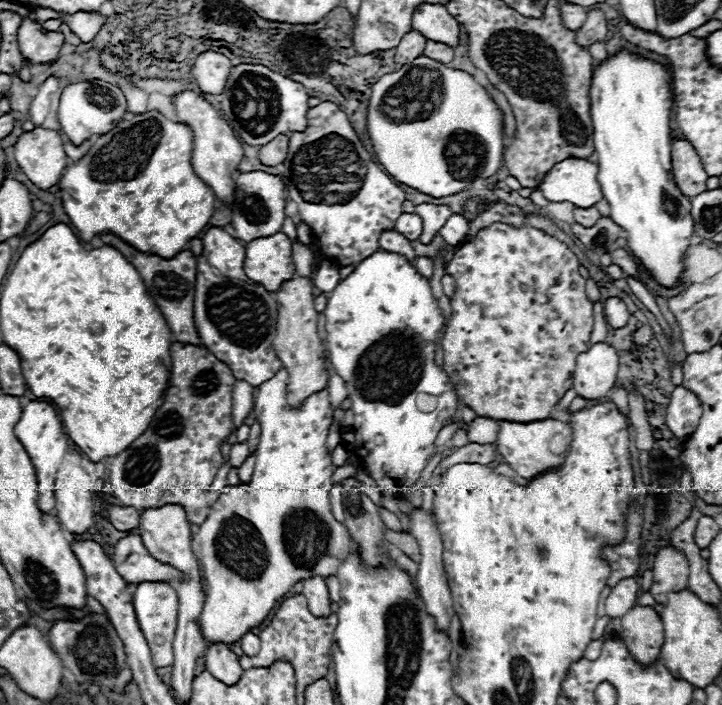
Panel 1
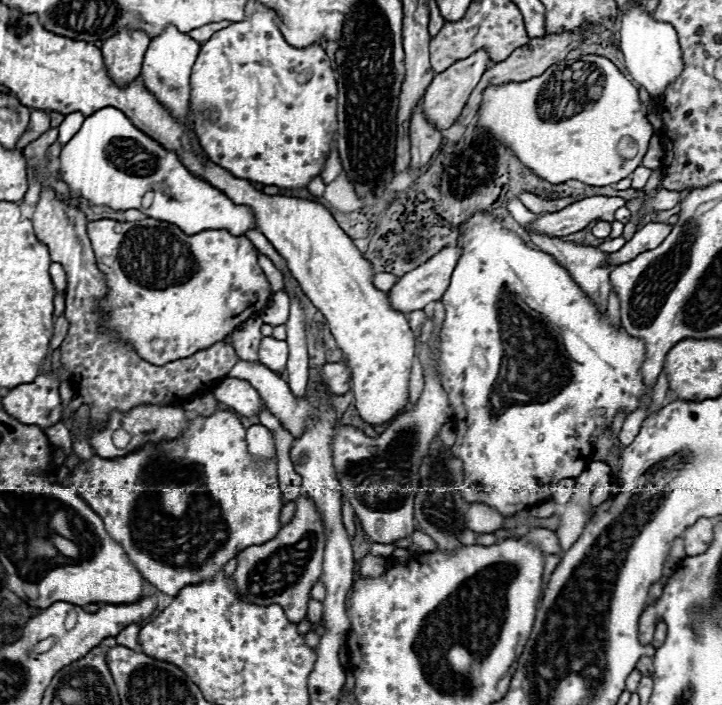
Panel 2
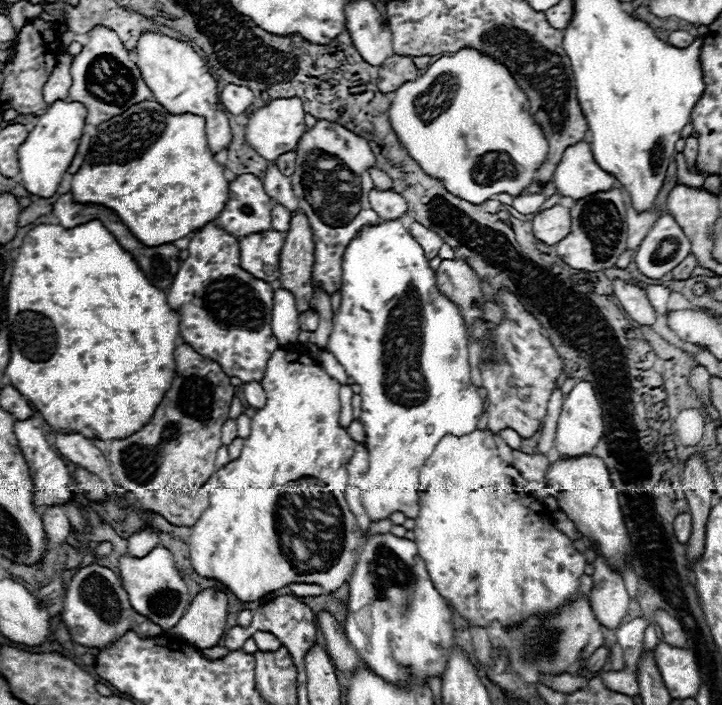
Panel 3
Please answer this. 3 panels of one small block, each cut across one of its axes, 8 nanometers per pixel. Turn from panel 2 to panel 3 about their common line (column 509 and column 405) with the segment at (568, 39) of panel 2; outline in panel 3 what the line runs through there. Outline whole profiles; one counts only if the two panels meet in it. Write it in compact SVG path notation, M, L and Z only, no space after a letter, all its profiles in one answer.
M394 54L384 62L384 66L378 68L378 88L382 94L396 92L404 82L416 80L420 76L420 70L414 66L410 56L398 56Z

